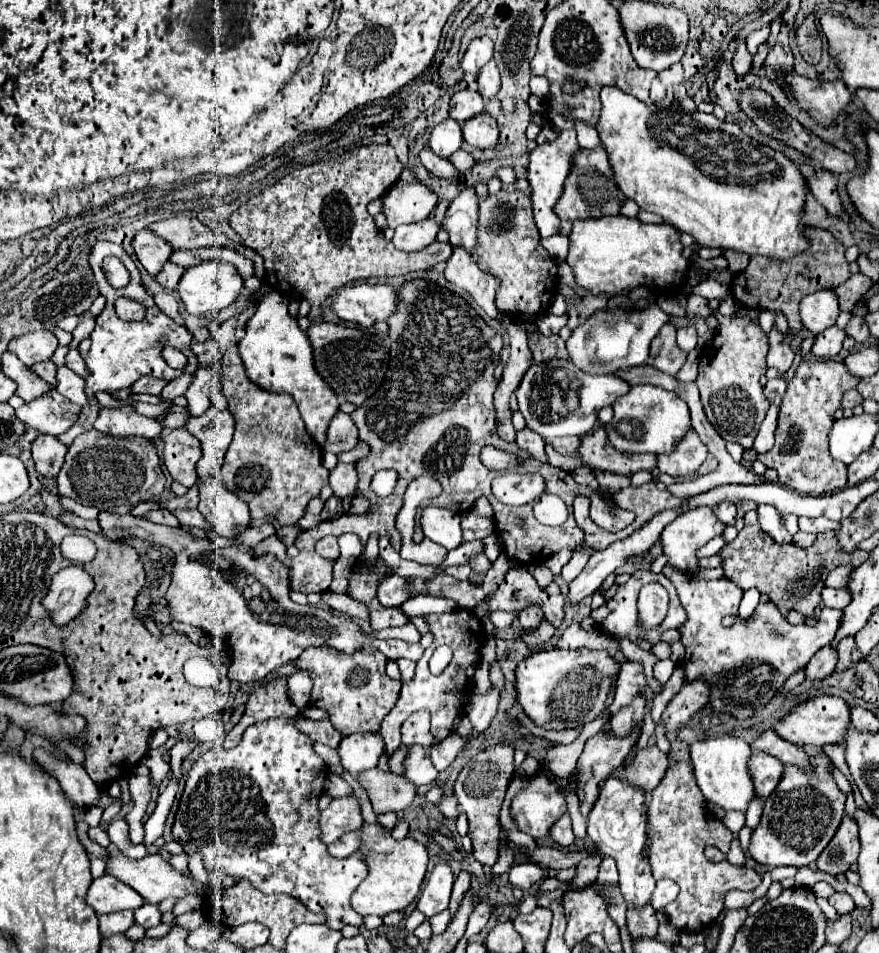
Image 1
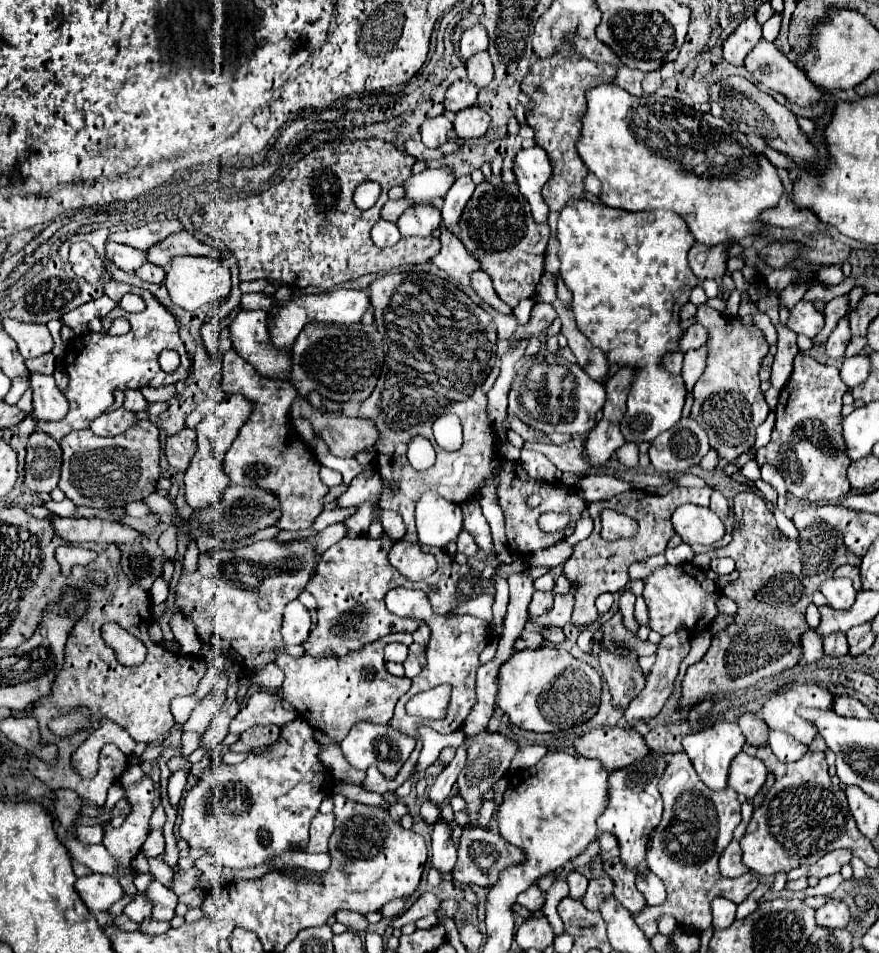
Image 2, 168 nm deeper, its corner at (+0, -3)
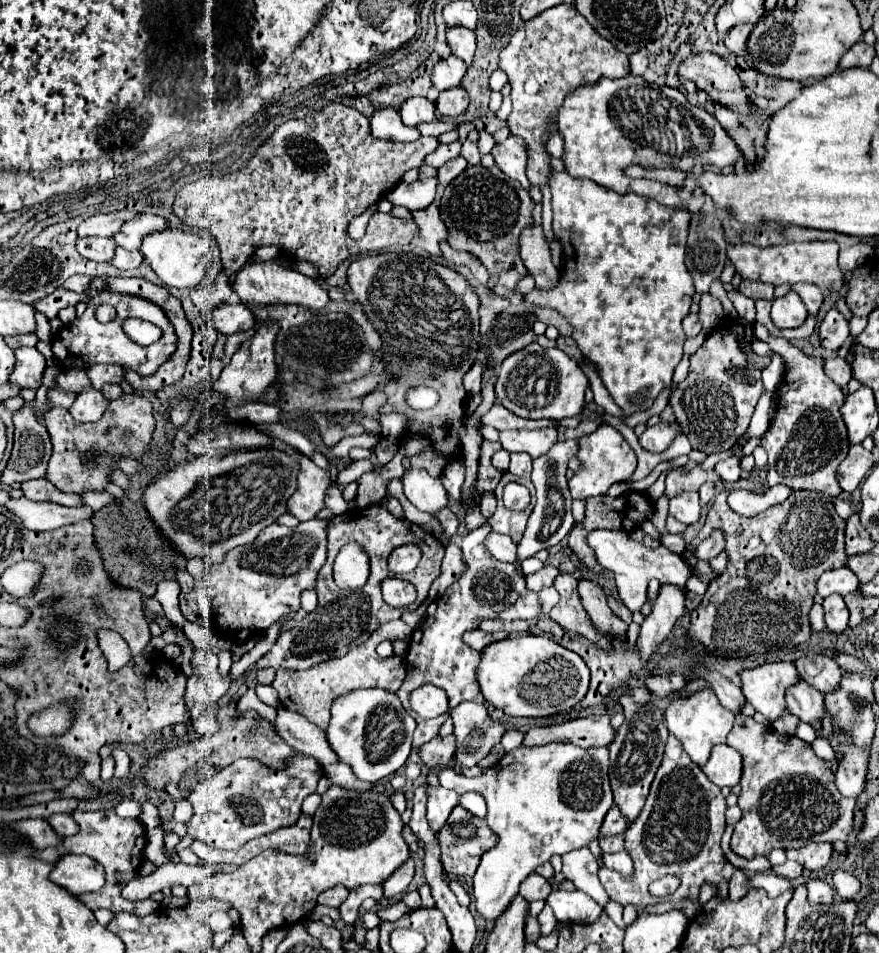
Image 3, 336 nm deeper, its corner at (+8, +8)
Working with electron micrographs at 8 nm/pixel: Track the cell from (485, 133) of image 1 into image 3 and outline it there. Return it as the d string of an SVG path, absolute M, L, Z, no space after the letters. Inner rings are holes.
M454 88L454 90L444 90L440 92L438 100L436 100L436 108L442 116L446 118L454 118L466 112L468 108L468 94L464 88Z

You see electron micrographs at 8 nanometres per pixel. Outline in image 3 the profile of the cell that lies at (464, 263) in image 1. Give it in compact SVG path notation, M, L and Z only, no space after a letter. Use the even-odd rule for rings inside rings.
M430 204L426 210L418 210L412 214L414 214L414 222L420 228L420 236L414 238L414 246L430 252L432 256L442 258L440 244L448 240L448 228L440 218L438 206Z

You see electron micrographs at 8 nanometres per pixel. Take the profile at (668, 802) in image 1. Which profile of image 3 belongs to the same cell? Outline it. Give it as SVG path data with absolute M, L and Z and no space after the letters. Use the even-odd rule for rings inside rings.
M670 734L662 764L652 782L642 814L636 818L634 826L628 826L624 832L626 852L632 856L636 868L632 882L626 882L614 870L602 868L598 872L600 882L606 888L608 896L622 906L634 904L638 908L658 902L682 902L682 900L696 902L700 896L700 888L706 882L712 886L718 886L722 880L730 882L732 874L738 868L726 860L720 848L720 838L726 826L724 812L726 812L726 798L722 790L706 778L706 774L682 750L678 738ZM662 876L676 876L680 880L680 886L674 894L670 896L650 894L648 886Z

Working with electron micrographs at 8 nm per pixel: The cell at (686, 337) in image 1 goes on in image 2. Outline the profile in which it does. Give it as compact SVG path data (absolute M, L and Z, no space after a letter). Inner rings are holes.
M692 325L686 329L684 337L680 339L680 349L688 351L688 349L700 349L702 345L708 343L708 333L702 325Z

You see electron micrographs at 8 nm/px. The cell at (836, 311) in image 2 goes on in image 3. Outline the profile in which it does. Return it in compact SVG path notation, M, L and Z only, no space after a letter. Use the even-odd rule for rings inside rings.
M794 284L792 290L804 300L804 304L808 308L808 314L816 316L820 306L822 306L822 302L824 302L822 290L818 286L814 286L814 284Z

